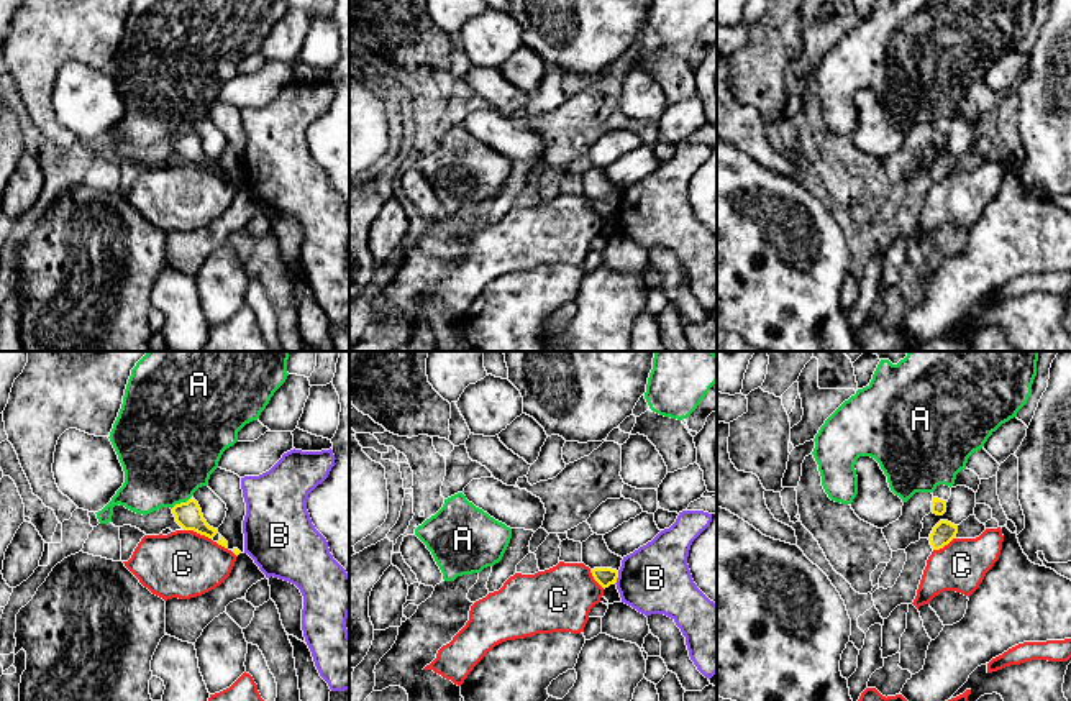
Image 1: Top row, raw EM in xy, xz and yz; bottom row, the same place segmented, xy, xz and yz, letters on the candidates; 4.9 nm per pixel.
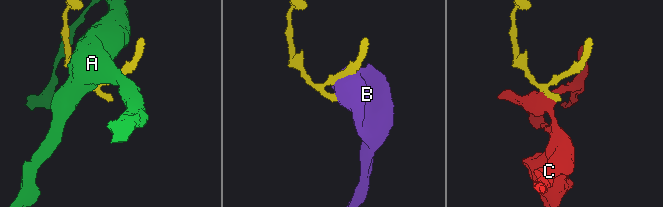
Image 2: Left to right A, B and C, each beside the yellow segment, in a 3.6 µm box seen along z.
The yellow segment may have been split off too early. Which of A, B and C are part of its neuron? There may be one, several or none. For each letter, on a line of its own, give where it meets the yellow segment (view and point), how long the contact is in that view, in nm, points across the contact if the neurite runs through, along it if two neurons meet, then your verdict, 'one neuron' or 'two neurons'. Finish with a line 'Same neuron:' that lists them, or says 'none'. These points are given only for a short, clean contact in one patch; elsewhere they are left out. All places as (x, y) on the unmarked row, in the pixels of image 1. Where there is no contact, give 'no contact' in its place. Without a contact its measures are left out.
A: meets yellow in xy at (181, 135); contact 110 nm long; two neurons
B: meets yellow in xz at (617, 209); contact 70 nm long; two neurons
C: meets yellow in xy at (197, 164); contact 140 nm long; one neuron
Same neuron: C

